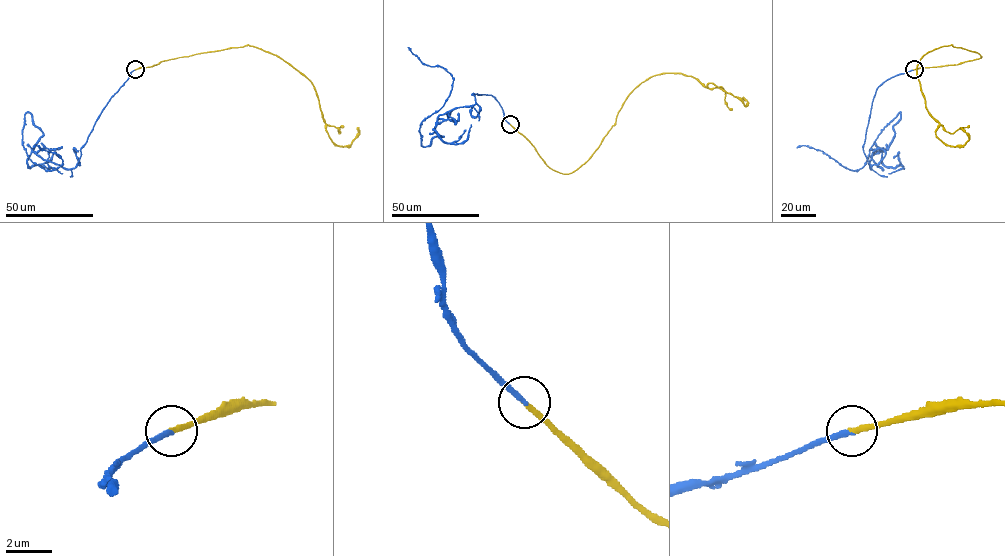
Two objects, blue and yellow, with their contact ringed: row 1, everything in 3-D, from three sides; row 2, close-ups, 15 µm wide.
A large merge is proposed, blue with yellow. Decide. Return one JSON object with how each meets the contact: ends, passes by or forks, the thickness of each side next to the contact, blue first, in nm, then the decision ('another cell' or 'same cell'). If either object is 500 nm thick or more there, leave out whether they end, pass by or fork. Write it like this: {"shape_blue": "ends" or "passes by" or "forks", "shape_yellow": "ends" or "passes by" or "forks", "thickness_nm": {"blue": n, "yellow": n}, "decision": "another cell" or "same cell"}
{"shape_blue": "ends", "shape_yellow": "ends", "thickness_nm": {"blue": 240, "yellow": 240}, "decision": "same cell"}

